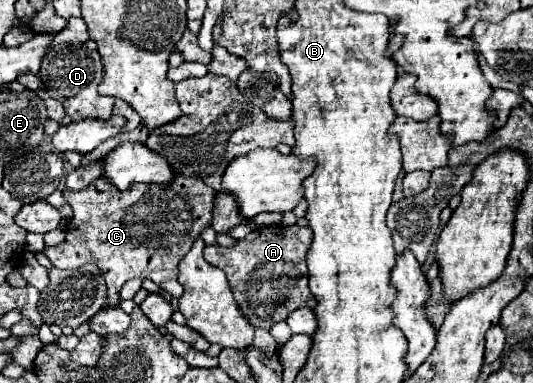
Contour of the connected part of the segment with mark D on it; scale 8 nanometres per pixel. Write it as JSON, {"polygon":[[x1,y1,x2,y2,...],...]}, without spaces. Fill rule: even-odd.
{"polygon":[[62,44,52,48,44,60,42,60,42,68,40,68,40,78,42,84,46,88,46,92,60,100,66,114,78,122,78,120,86,120,86,118,96,118,96,120,108,120,112,116,112,106,114,106,114,98,112,96,100,96,98,94,98,84,104,78,104,66,100,60,100,54,96,50,86,48,84,44]]}

